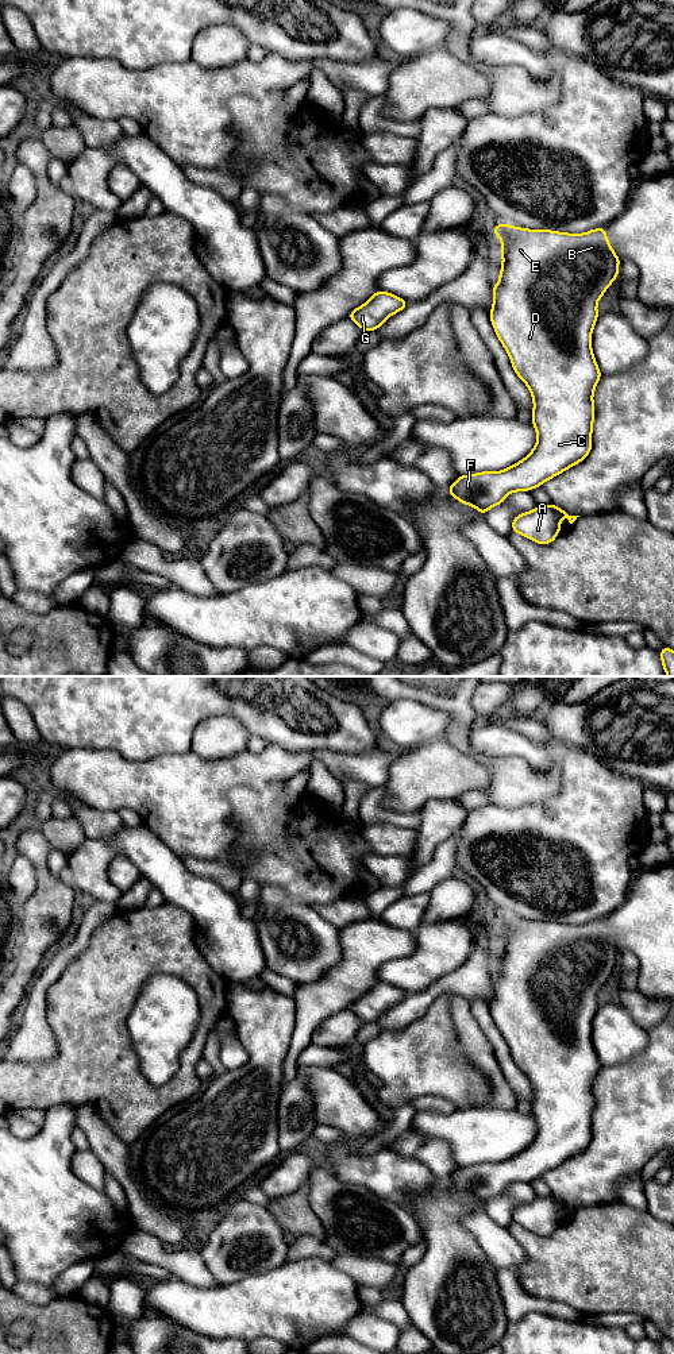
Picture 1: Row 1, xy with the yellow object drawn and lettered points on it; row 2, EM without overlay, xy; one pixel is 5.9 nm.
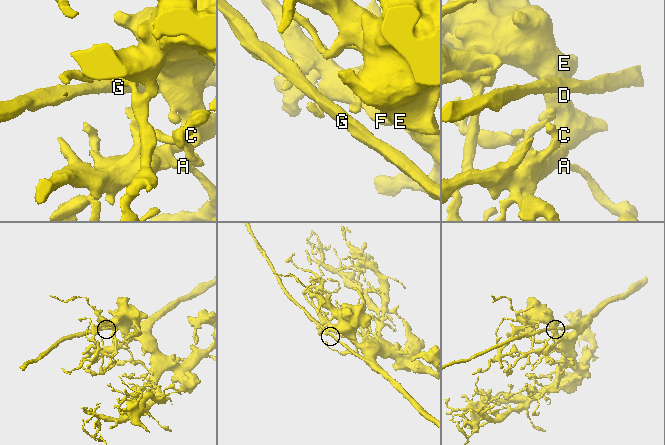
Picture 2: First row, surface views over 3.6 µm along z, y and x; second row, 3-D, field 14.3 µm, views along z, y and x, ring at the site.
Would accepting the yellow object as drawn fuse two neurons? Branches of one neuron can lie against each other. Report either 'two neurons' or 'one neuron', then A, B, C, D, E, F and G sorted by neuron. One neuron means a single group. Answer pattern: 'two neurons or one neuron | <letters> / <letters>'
one neuron | A B C D E F G

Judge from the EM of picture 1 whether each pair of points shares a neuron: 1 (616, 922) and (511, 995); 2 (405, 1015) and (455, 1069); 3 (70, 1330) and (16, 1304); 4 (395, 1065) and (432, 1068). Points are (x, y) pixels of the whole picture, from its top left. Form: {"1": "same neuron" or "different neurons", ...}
{"1": "same neuron", "2": "different neurons", "3": "same neuron", "4": "same neuron"}

